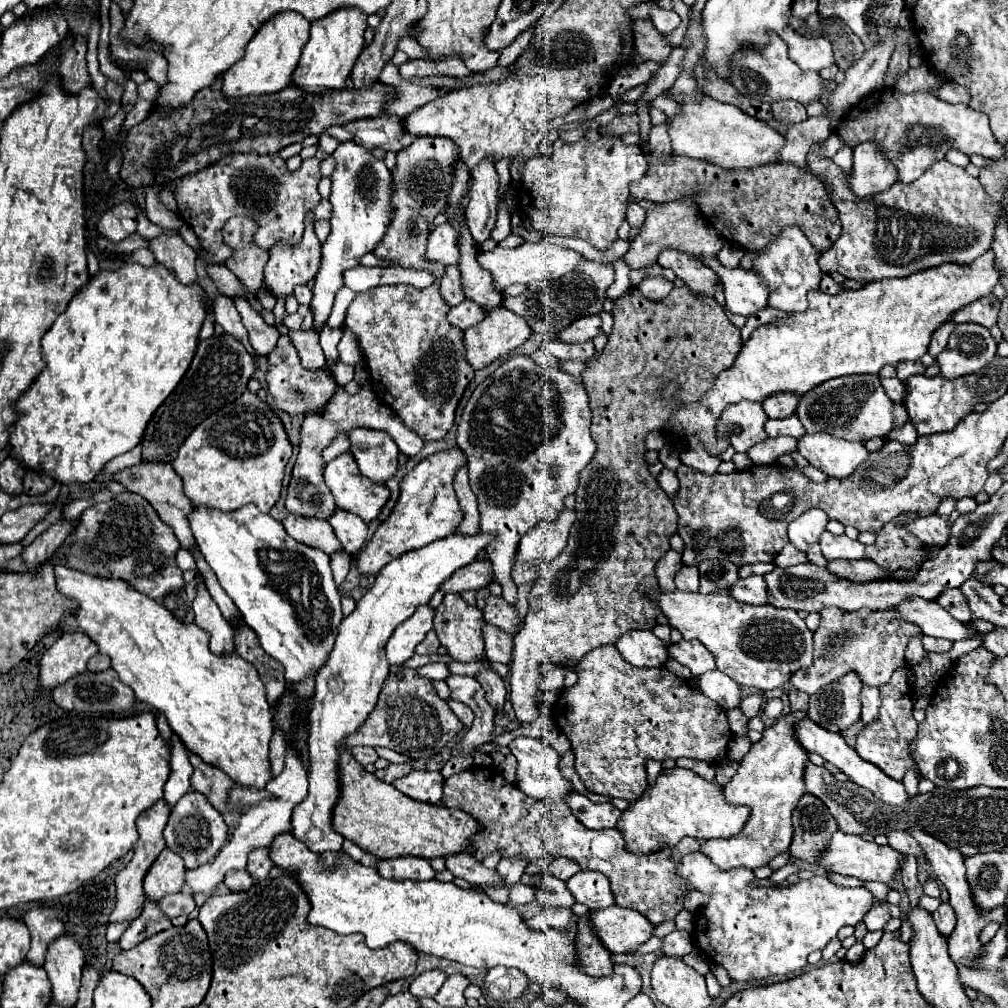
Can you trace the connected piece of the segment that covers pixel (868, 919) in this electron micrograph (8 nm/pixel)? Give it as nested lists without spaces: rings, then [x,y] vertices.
[[[878,904],[874,906],[866,916],[864,916],[864,924],[868,930],[882,930],[884,924],[890,920],[890,910],[888,904]]]

